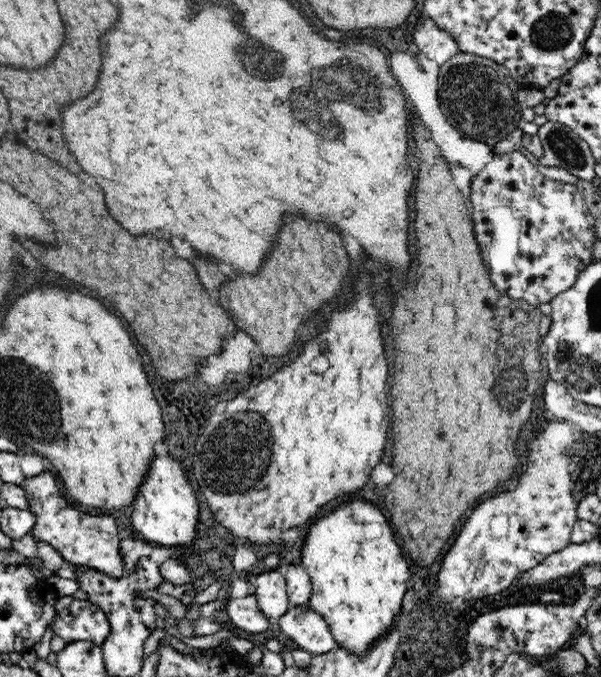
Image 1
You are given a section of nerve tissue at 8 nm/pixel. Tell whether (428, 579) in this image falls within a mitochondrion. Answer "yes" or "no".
no

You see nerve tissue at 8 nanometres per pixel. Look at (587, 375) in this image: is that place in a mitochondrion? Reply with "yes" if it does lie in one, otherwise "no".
yes

